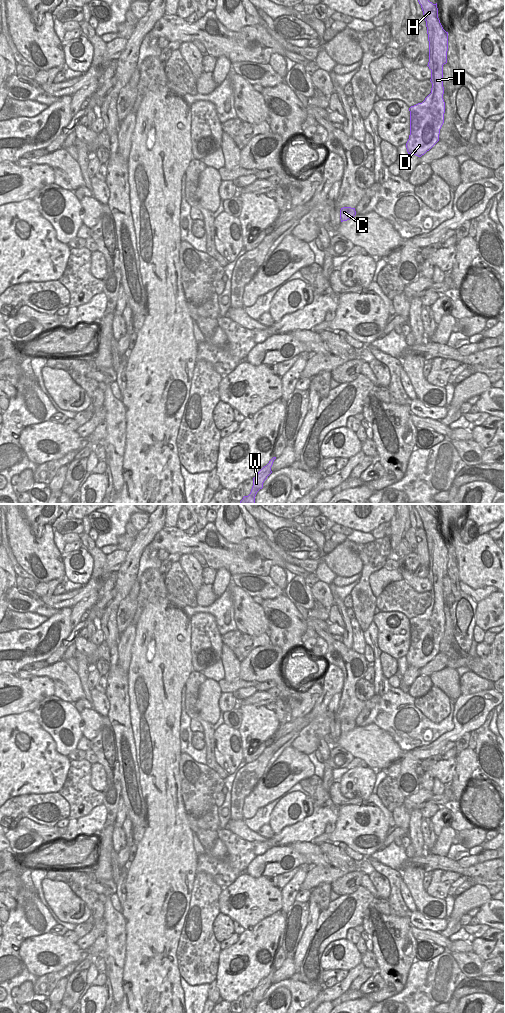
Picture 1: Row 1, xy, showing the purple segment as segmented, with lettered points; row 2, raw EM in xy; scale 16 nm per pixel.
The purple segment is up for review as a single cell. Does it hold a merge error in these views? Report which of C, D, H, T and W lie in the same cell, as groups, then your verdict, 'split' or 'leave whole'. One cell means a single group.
C D H T W | leave whole

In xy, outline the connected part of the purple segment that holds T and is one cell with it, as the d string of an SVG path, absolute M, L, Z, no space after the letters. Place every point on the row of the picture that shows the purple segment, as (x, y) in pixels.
M418 0L426 21L429 41L429 62L431 70L431 93L422 103L409 108L410 135L406 143L408 154L418 157L429 151L438 141L444 123L445 102L443 99L443 65L447 63L448 32L438 18L437 3Z

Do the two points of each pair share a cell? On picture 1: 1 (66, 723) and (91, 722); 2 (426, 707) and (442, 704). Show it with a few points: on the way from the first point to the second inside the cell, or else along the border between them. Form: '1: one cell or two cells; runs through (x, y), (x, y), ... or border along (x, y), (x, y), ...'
1: two cells; border along (79, 713), (82, 719)
2: one cell; runs through (430, 705), (438, 704)

